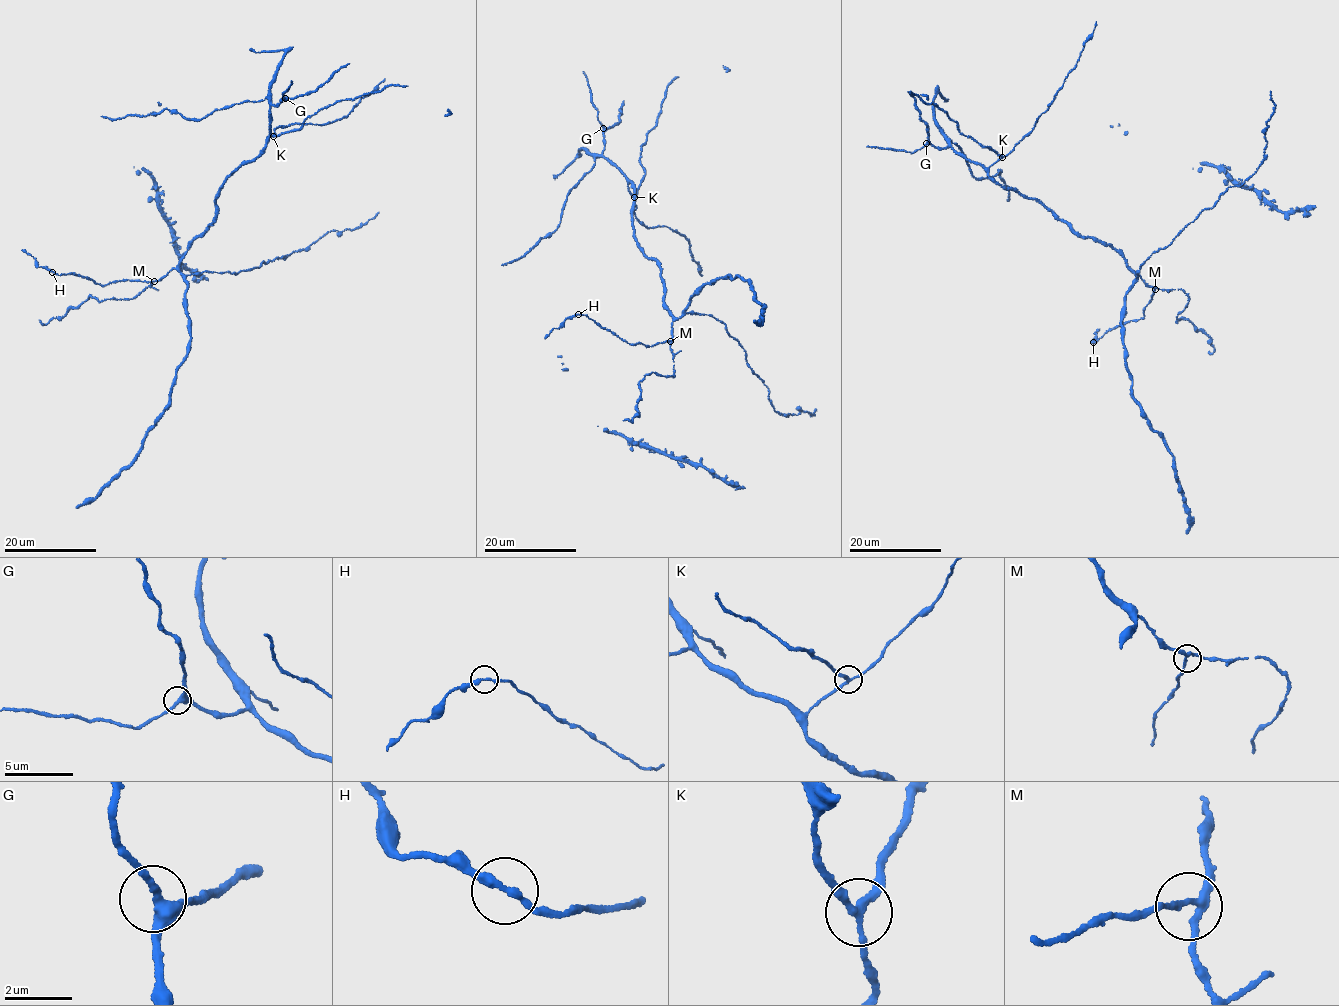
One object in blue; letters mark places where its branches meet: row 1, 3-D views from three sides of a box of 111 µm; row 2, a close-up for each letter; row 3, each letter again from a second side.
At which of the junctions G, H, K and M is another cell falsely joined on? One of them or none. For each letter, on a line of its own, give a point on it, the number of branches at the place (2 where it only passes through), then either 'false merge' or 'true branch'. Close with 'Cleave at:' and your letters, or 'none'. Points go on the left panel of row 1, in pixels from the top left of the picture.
G: at (285, 98); 3 branches meet; true branch
H: at (52, 272); 2 branches meet; true branch
K: at (273, 136); 3 branches meet; false merge
M: at (154, 281); 3 branches meet; true branch
Cleave at: K

